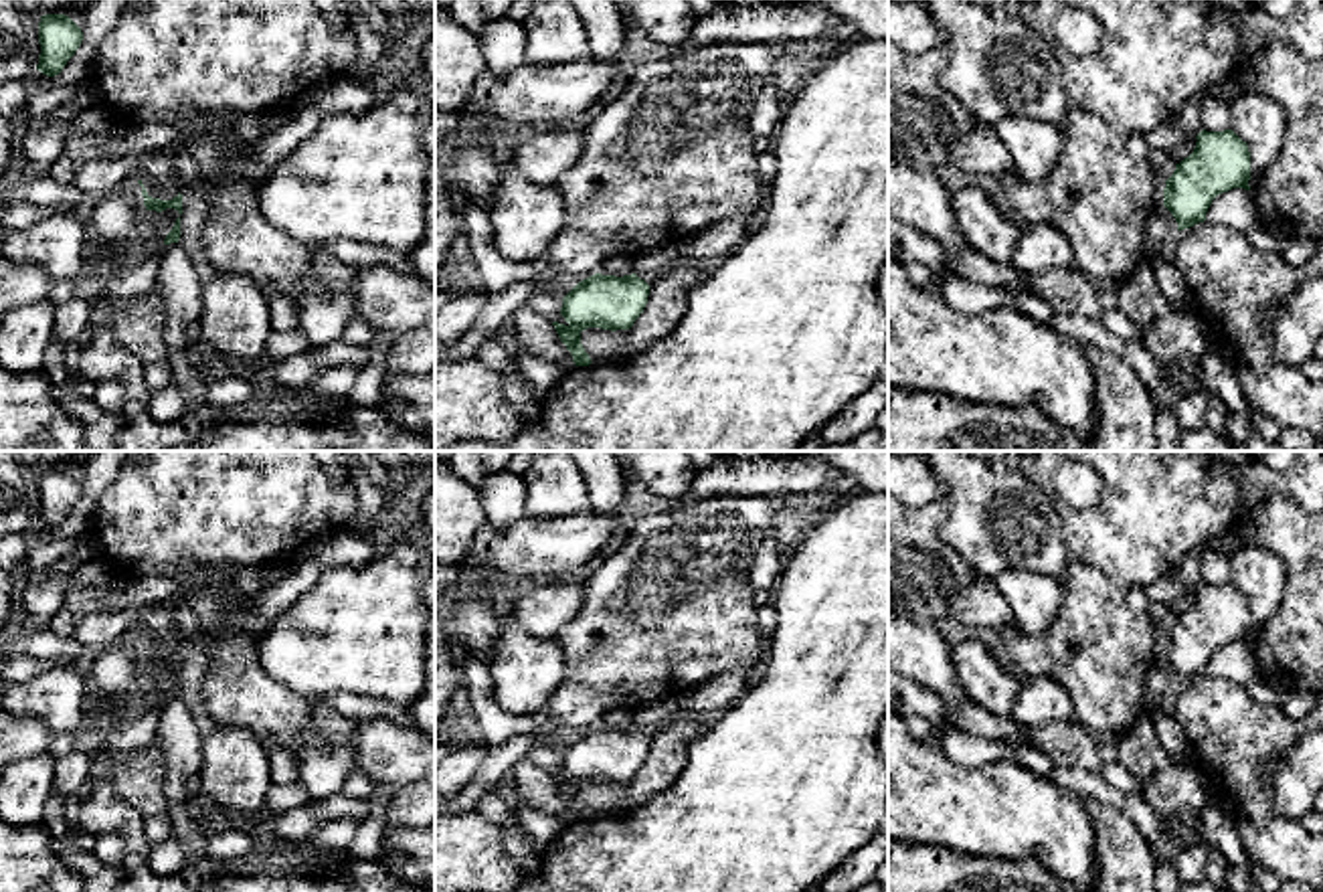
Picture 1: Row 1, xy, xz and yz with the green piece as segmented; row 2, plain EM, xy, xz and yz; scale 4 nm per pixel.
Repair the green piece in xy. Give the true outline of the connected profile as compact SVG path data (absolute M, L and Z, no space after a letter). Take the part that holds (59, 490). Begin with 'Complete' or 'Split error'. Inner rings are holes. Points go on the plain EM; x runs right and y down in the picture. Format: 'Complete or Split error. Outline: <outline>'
Complete. Outline: M45 467L38 475L38 518L47 530L55 530L63 524L67 514L75 508L83 494L81 481L65 467Z

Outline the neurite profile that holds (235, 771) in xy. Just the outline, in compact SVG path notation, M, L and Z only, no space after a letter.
M218 724L202 738L200 791L227 809L261 811L273 785L271 756L247 728Z

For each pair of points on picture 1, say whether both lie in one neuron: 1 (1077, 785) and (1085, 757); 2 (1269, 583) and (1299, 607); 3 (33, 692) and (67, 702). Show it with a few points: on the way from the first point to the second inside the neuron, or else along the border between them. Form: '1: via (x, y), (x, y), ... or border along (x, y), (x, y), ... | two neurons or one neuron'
1: border along (1056, 767), (1085, 767), (1099, 773) | two neurons
2: border along (1271, 549), (1285, 567), (1285, 593), (1257, 634) | two neurons
3: via (41, 696), (59, 698) | one neuron

